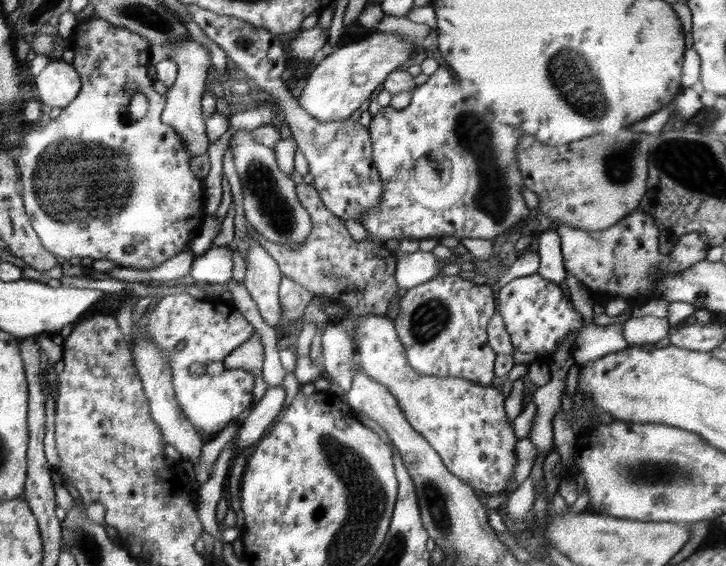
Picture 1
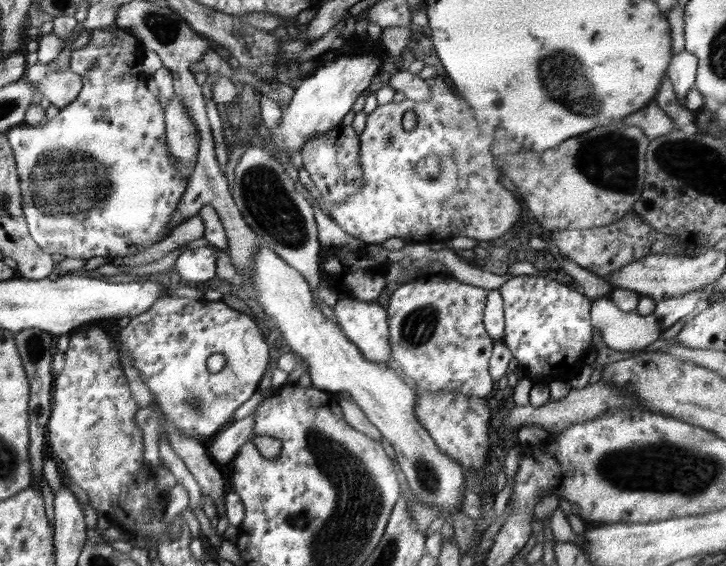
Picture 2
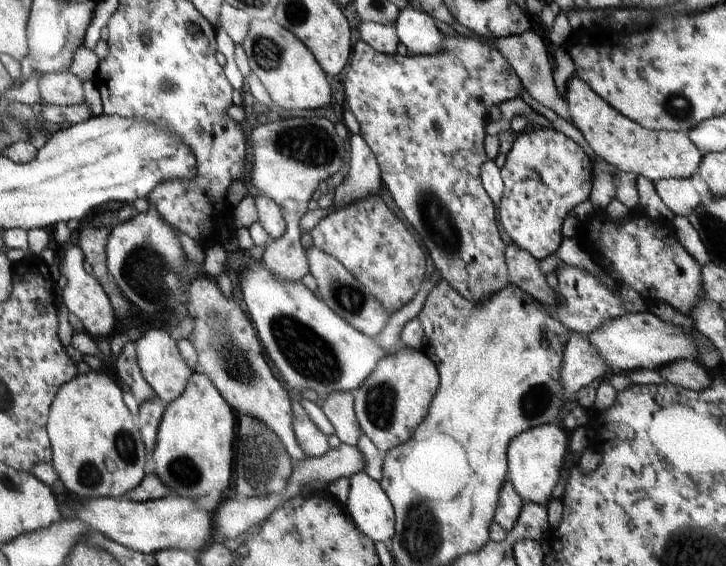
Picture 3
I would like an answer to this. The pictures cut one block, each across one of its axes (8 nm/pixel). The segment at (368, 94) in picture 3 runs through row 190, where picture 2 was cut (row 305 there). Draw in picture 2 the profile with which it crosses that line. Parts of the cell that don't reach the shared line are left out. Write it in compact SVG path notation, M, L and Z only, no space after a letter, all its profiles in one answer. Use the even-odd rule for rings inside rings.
M447 272L420 274L394 290L386 308L391 358L408 381L431 393L446 391L480 398L485 397L494 388L494 381L489 373L494 342L483 323L487 294L485 288L460 283Z

